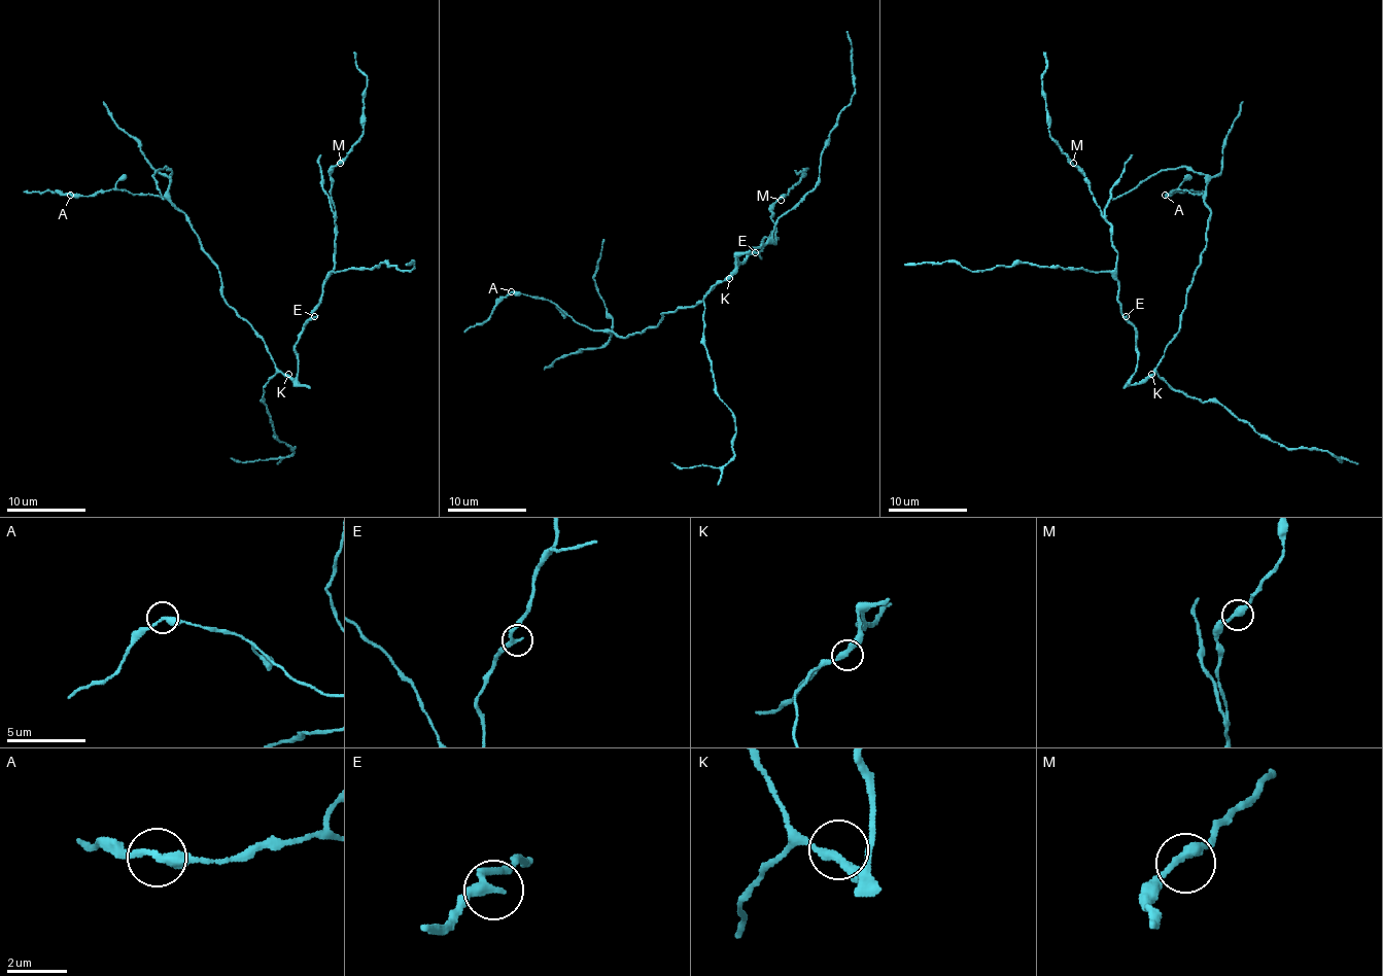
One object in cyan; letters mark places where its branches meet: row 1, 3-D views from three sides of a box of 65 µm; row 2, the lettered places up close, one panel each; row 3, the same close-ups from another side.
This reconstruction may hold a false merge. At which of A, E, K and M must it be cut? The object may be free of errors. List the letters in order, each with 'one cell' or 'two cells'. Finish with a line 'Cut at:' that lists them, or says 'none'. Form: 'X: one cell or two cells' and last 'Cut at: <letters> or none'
A: two cells
E: one cell
K: one cell
M: one cell
Cut at: A

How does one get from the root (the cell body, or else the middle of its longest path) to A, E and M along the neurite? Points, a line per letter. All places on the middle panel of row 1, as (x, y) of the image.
A: (728, 276), (694, 306), (662, 314), (653, 327), (625, 338), (580, 325), (548, 300), (511, 292)
E: (728, 276), (735, 267), (737, 256), (737, 265), (735, 263), (741, 263), (755, 252)
M: (728, 276), (737, 256), (737, 265), (753, 248), (767, 243), (774, 245), (771, 207), (781, 200)

